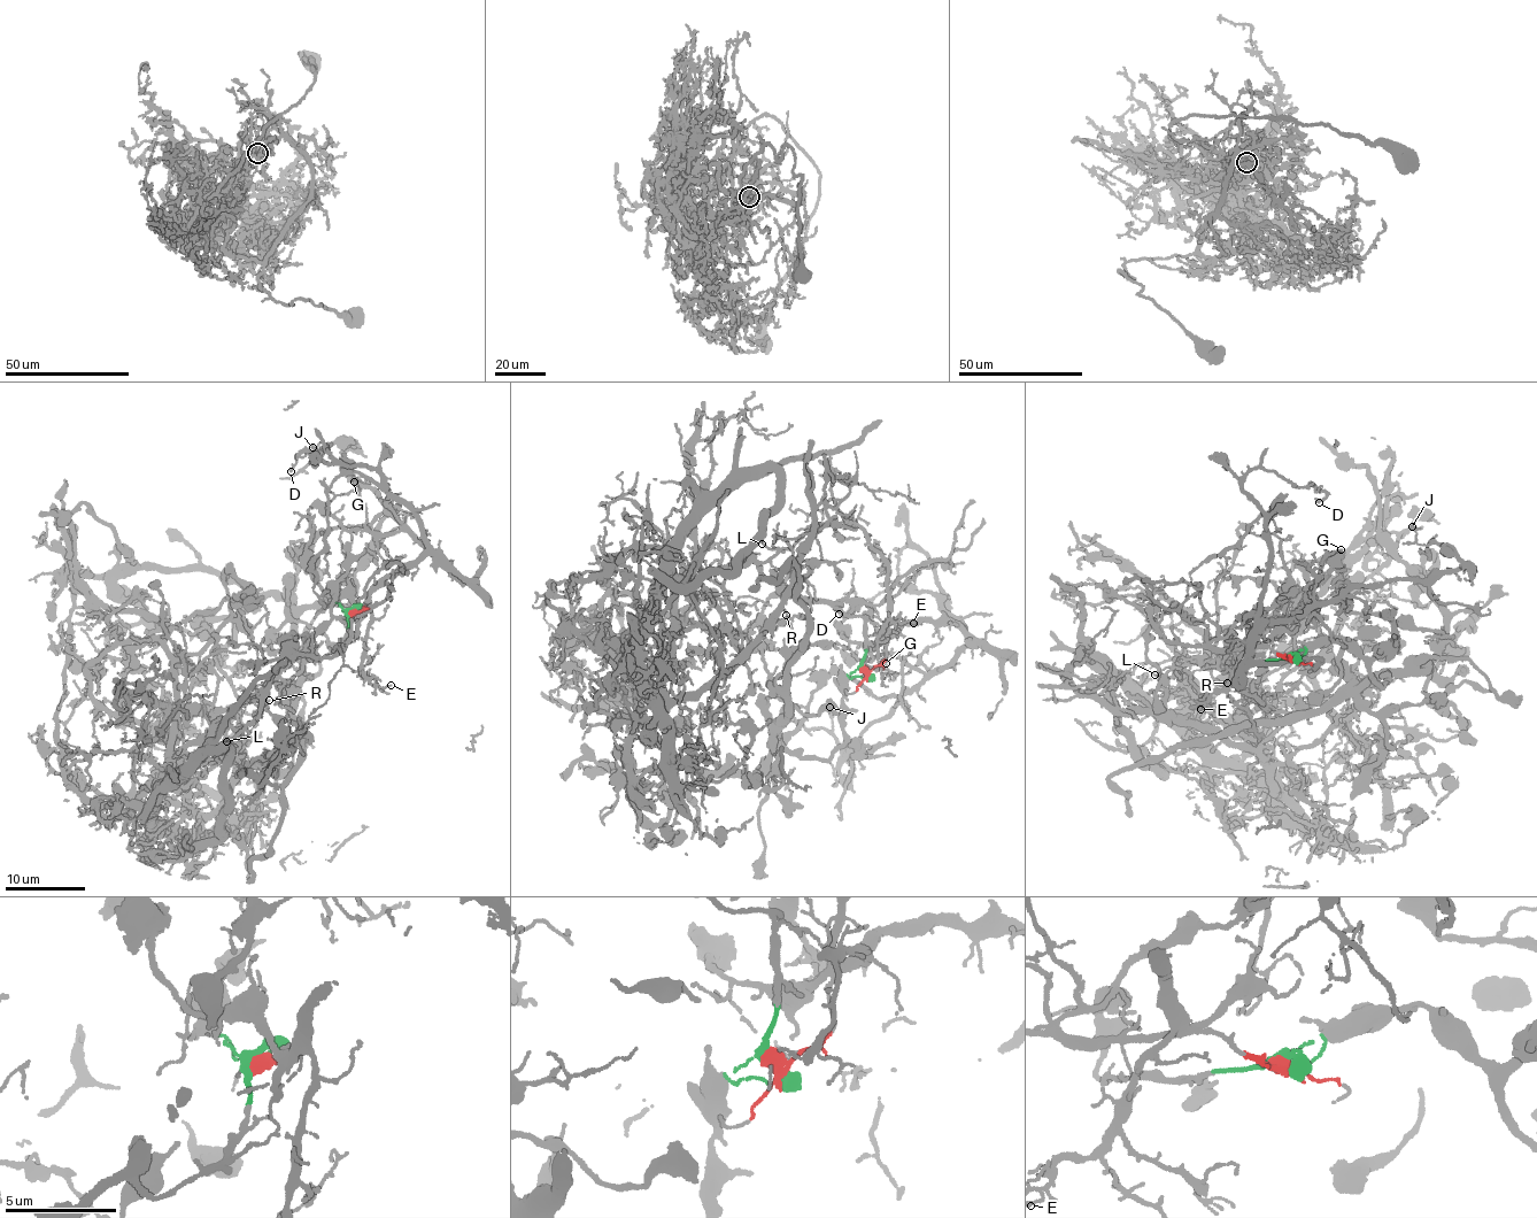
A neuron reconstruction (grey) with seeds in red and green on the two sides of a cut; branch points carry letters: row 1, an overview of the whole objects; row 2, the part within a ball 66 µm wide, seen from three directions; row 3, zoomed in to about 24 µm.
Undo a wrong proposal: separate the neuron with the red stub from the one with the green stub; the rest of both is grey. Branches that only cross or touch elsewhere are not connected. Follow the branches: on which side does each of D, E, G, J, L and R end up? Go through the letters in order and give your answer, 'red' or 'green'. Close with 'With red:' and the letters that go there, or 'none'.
D: red
E: red
G: red
J: red
L: green
R: green
With red: D, E, G, J

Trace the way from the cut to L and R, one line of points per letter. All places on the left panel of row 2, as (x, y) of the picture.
L: (349, 610), (348, 630), (339, 647), (316, 660), (295, 656), (232, 711), (230, 726), (242, 731), (225, 741)
R: (349, 610), (348, 630), (339, 647), (316, 660), (300, 654), (260, 693), (257, 701), (261, 704), (269, 699)

